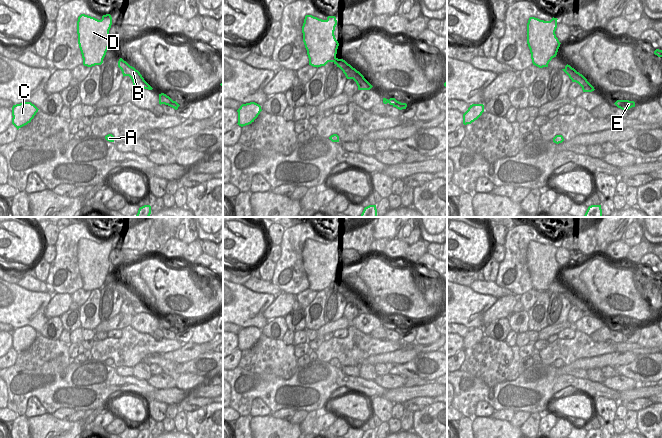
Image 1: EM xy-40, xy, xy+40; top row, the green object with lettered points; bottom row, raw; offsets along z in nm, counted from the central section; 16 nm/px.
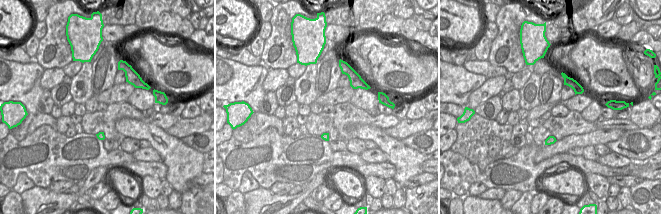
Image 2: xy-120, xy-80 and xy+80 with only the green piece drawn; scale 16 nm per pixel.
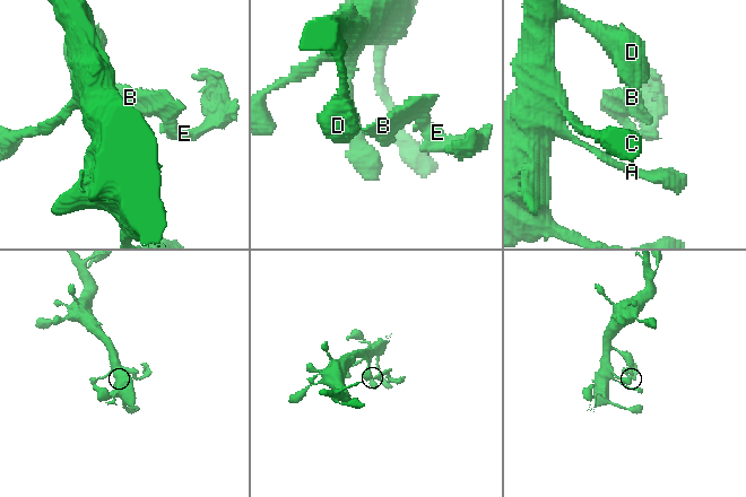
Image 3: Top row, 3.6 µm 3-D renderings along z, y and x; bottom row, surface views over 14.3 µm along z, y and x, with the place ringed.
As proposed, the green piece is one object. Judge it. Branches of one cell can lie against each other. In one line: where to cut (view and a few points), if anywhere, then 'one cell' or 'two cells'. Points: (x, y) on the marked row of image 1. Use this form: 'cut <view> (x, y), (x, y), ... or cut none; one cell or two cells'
cut xy (337, 58), (330, 61); two cells

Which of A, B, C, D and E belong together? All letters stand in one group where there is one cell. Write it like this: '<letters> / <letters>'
A C D / B E

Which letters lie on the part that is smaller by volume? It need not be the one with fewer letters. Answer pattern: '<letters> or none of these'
B, E

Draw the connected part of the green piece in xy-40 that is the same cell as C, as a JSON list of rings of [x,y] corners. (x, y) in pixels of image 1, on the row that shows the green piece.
[[[23,102],[13,105],[12,107],[12,124],[17,130],[28,123],[34,118],[38,112],[38,108],[31,102]]]

